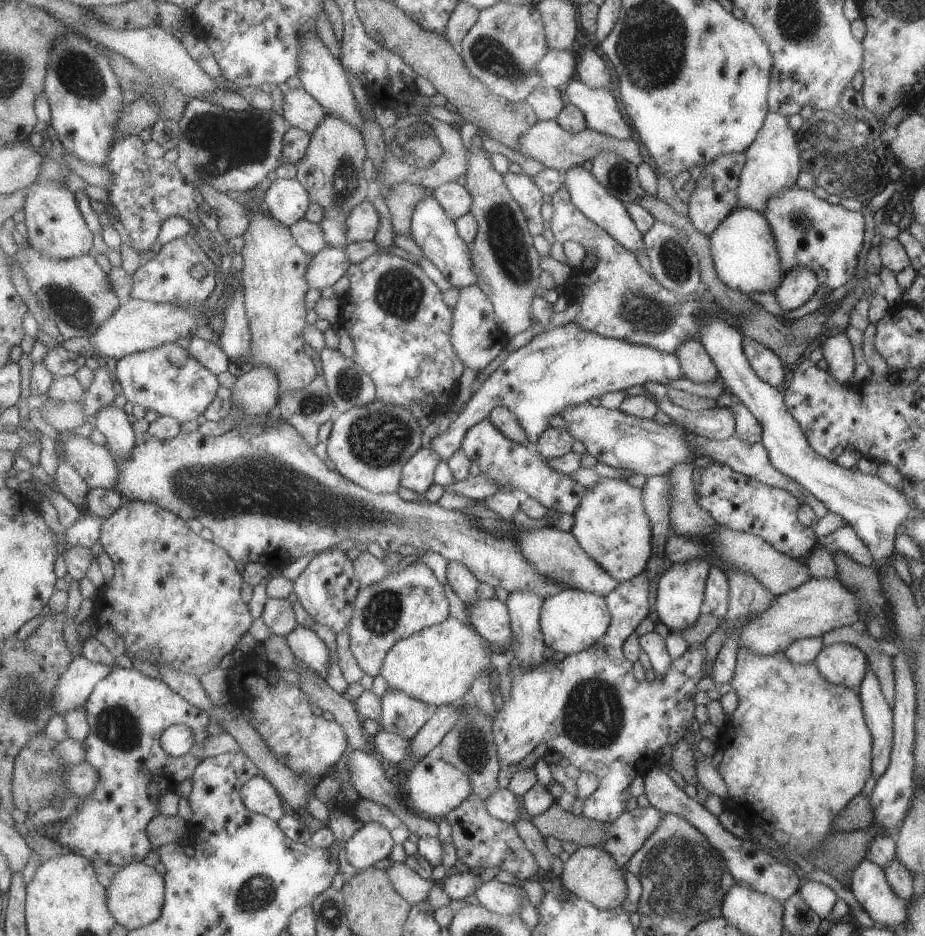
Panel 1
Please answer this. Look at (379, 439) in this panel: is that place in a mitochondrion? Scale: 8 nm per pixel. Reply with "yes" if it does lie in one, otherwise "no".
yes

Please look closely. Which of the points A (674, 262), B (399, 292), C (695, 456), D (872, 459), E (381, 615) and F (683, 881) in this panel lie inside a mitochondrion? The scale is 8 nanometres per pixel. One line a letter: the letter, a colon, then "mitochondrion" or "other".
A: mitochondrion
B: mitochondrion
C: other
D: other
E: mitochondrion
F: mitochondrion

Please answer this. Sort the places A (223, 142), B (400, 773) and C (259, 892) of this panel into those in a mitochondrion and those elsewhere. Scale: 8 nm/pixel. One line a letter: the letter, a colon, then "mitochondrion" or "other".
A: mitochondrion
B: other
C: mitochondrion

